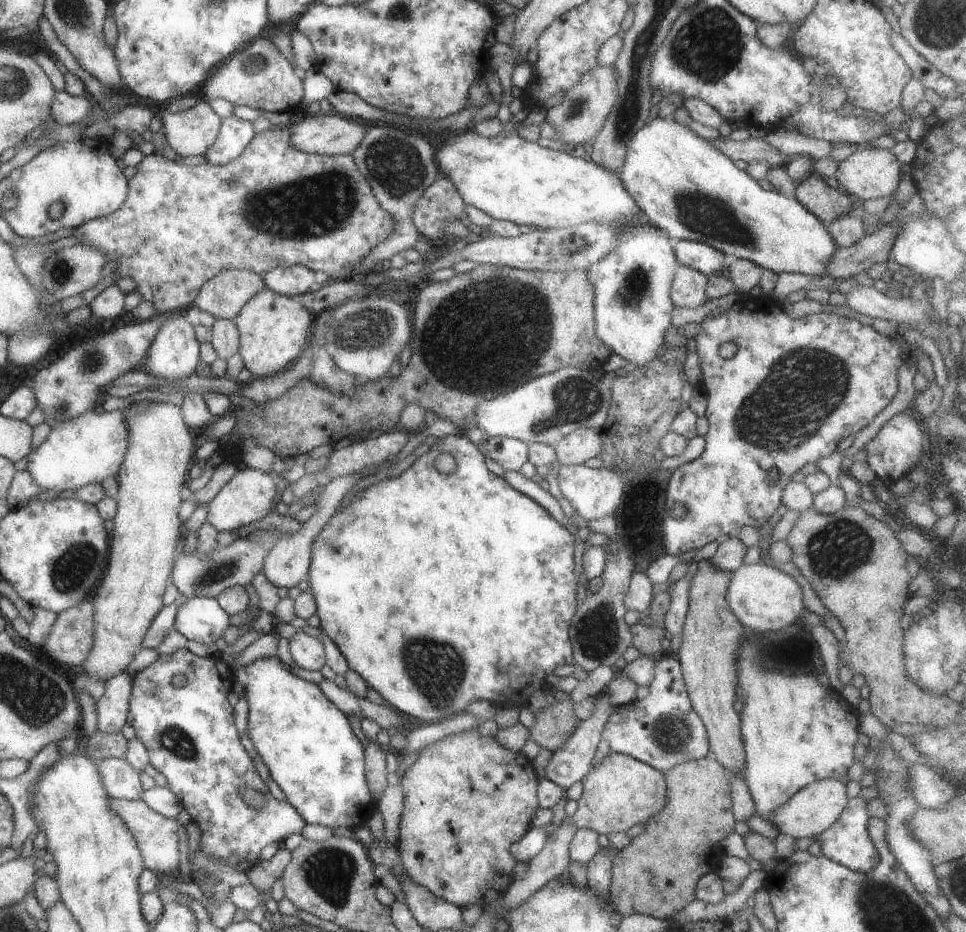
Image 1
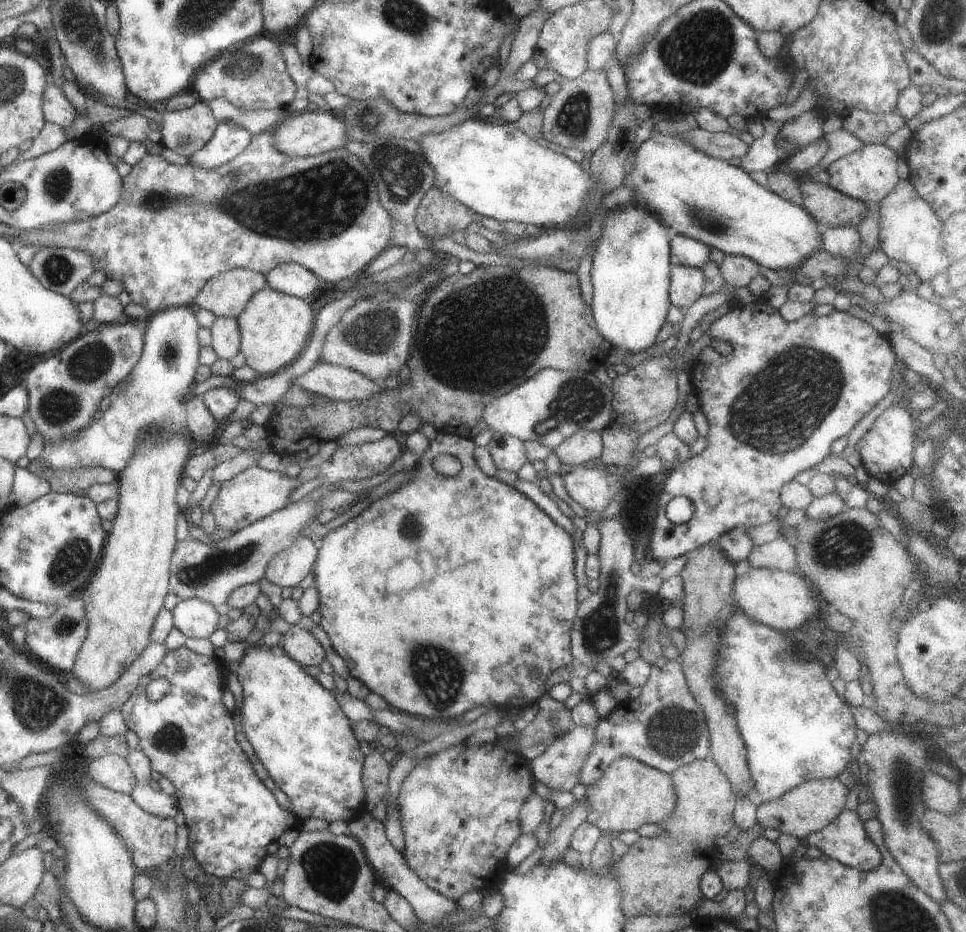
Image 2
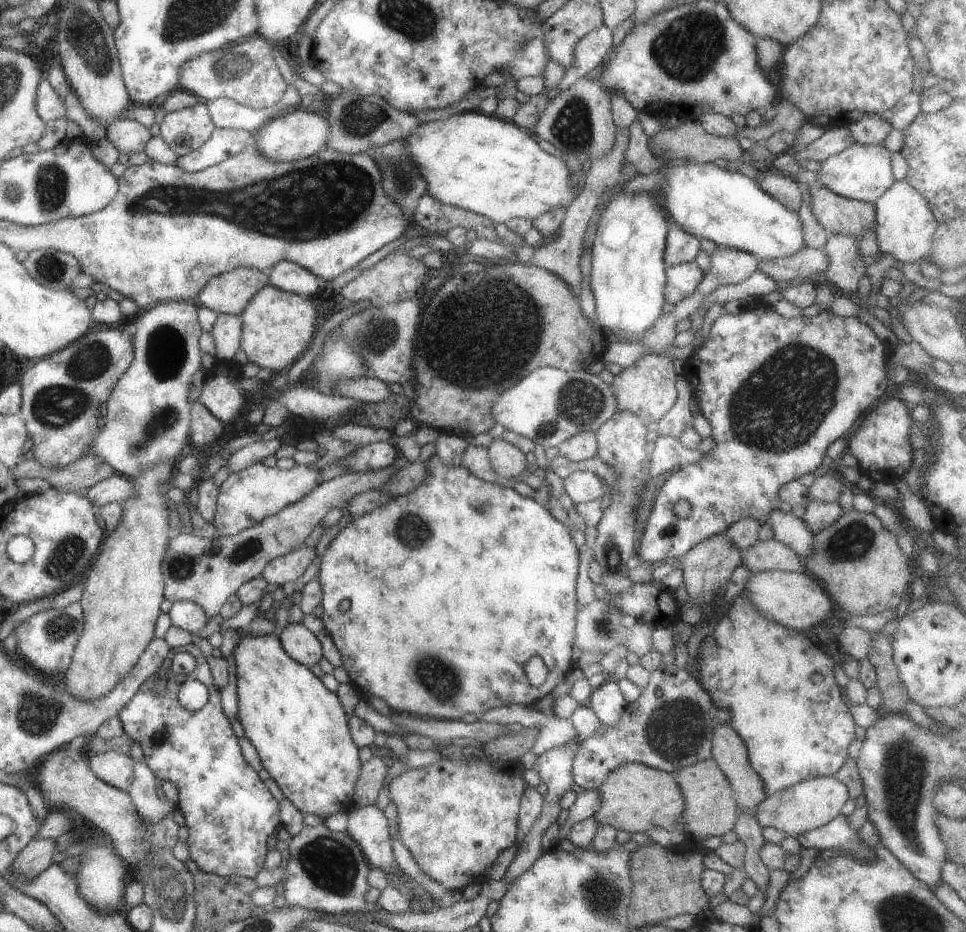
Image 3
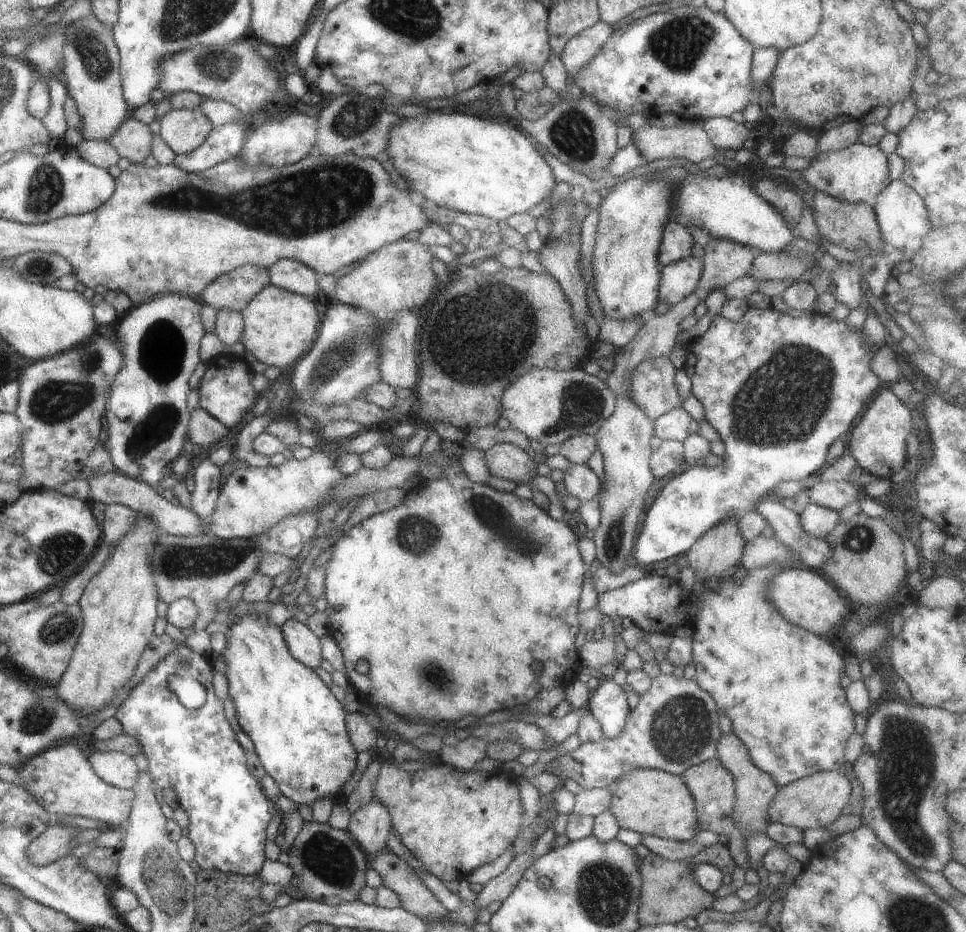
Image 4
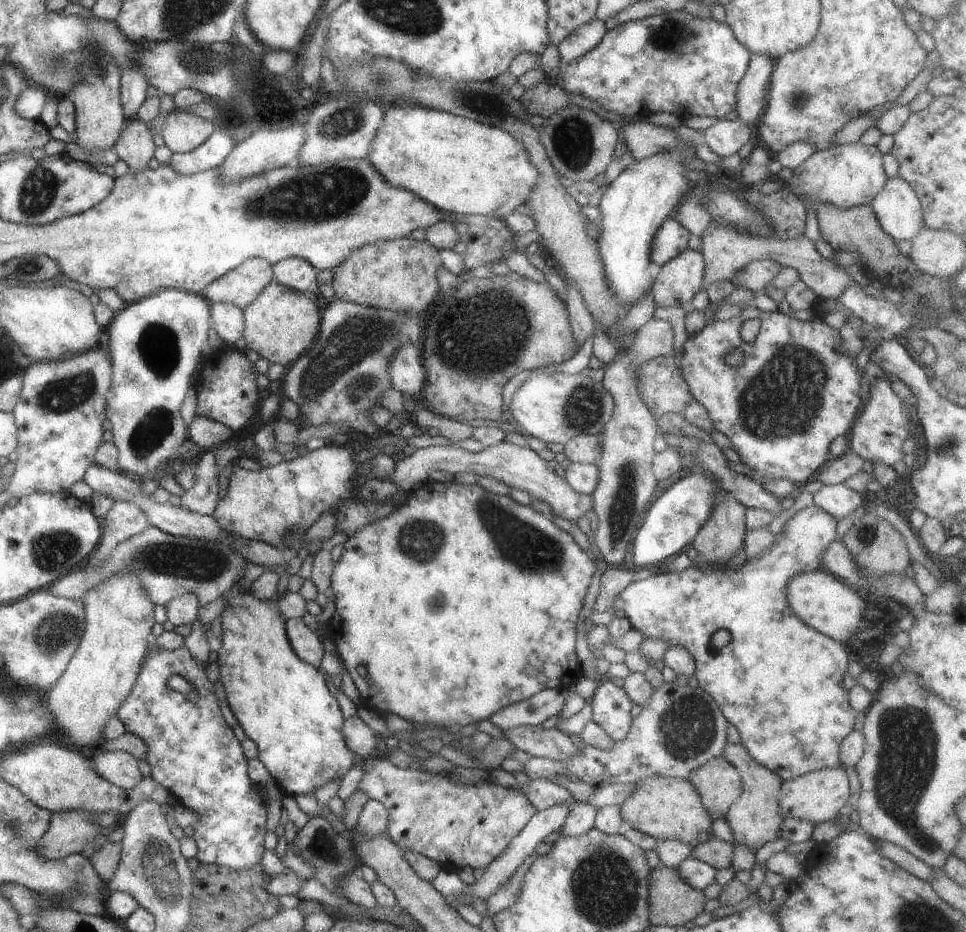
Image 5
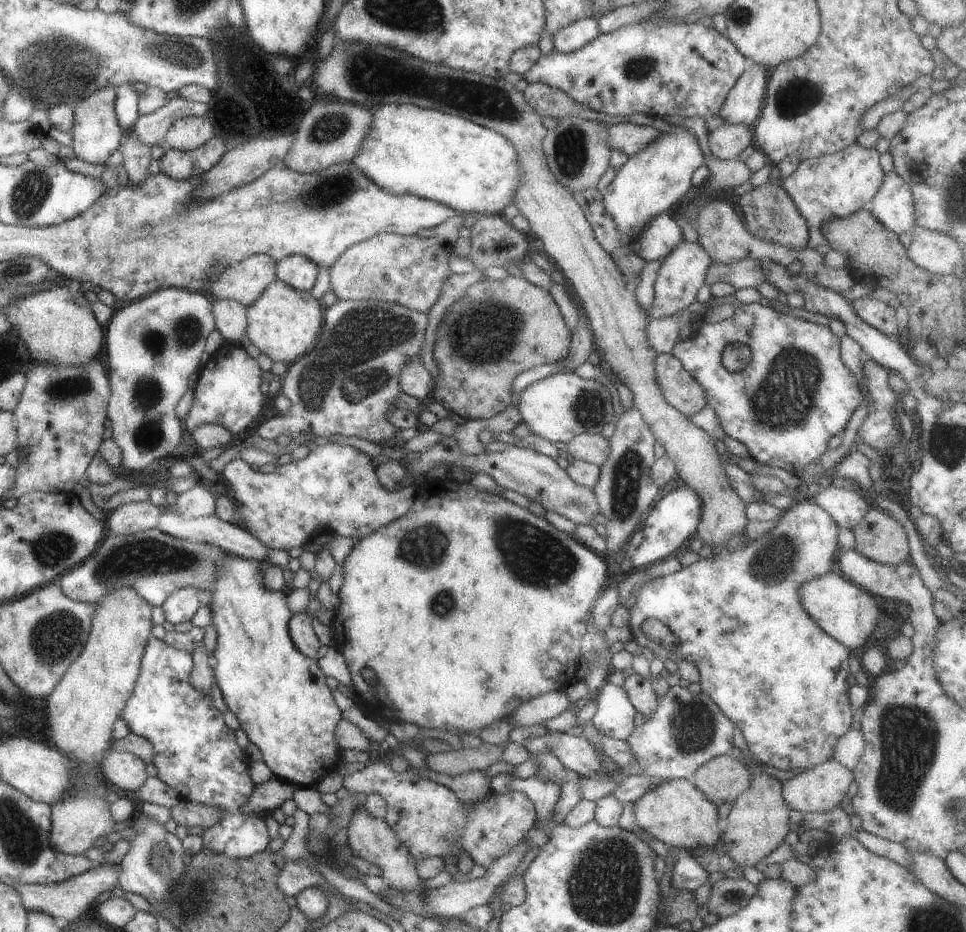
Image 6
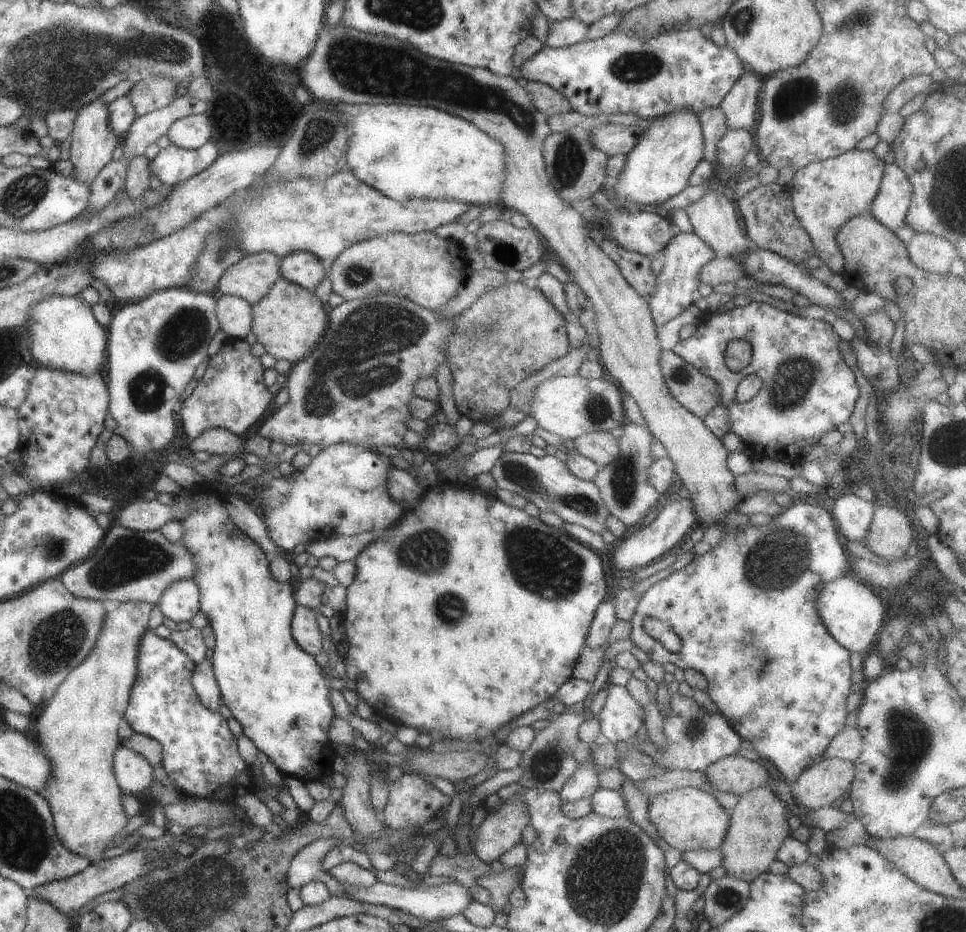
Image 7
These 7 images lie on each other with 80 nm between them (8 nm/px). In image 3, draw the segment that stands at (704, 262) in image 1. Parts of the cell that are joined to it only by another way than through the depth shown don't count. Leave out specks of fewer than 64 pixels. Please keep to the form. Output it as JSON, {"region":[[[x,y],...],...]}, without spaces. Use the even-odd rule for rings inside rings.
{"region":[[[669,223],[667,238],[665,238],[665,250],[663,250],[665,267],[693,262],[695,256],[699,254],[699,242],[699,239]]]}

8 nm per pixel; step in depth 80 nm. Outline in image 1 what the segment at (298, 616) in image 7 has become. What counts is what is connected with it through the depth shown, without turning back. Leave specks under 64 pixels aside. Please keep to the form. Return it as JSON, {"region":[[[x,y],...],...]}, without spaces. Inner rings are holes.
{"region":[[[295,631],[288,640],[289,656],[295,667],[319,672],[327,664],[323,644],[317,638]]]}

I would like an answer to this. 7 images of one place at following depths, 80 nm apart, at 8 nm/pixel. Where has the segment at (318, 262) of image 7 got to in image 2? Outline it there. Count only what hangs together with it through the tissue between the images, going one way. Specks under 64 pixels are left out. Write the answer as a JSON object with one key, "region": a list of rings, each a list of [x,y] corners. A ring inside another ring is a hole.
{"region":[[[294,263],[275,266],[264,275],[264,280],[269,289],[301,299],[313,296],[324,284],[309,270]]]}

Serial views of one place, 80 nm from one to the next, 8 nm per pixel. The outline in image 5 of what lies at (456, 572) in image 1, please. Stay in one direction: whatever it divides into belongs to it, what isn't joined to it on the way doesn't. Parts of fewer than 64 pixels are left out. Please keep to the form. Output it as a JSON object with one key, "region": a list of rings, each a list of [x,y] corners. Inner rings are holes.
{"region":[[[425,480],[416,489],[406,493],[401,504],[389,516],[363,525],[342,543],[342,555],[335,563],[329,584],[335,600],[335,610],[330,619],[337,632],[329,632],[327,636],[331,638],[340,663],[359,691],[360,704],[367,710],[378,715],[396,713],[411,723],[444,727],[457,724],[463,727],[465,724],[487,720],[499,709],[525,700],[541,689],[569,689],[582,673],[575,657],[575,626],[582,618],[580,610],[587,586],[595,572],[595,561],[580,549],[568,532],[555,526],[549,517],[535,512],[529,505],[519,504],[509,495],[490,493],[477,485],[461,484],[455,480],[444,483]],[[359,666],[365,668],[365,676],[357,672]],[[575,666],[578,668],[576,677],[570,675]]]}

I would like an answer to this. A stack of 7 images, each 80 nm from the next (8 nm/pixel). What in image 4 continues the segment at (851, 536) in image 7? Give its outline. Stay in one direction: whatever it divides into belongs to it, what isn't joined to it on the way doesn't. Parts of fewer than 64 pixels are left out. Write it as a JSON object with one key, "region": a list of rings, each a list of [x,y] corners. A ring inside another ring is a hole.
{"region":[[[849,481],[817,482],[809,488],[809,503],[813,503],[837,512],[849,502],[858,500],[862,492]]]}

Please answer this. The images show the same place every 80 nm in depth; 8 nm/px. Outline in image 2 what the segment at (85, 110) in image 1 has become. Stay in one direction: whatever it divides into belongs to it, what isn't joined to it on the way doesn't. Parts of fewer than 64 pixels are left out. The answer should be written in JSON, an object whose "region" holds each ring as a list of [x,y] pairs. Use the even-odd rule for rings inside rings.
{"region":[[[50,83],[45,84],[43,90],[43,100],[41,100],[41,112],[43,112],[43,121],[65,128],[77,116],[77,110],[71,106],[71,102],[65,98],[59,87]]]}

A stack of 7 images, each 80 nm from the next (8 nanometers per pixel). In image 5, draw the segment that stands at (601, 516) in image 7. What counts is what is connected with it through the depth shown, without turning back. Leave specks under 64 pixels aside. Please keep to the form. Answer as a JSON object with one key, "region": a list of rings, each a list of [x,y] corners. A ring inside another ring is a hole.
{"region":[[[504,441],[489,445],[478,452],[466,451],[452,444],[415,448],[406,457],[395,458],[393,470],[386,480],[395,482],[400,493],[408,493],[428,480],[427,473],[432,470],[445,470],[453,475],[470,471],[477,476],[491,476],[512,489],[524,490],[532,499],[543,500],[553,514],[568,521],[575,522],[592,510],[590,494],[574,491],[564,478],[558,477],[553,469],[547,467],[547,461],[541,459],[535,451]]]}

